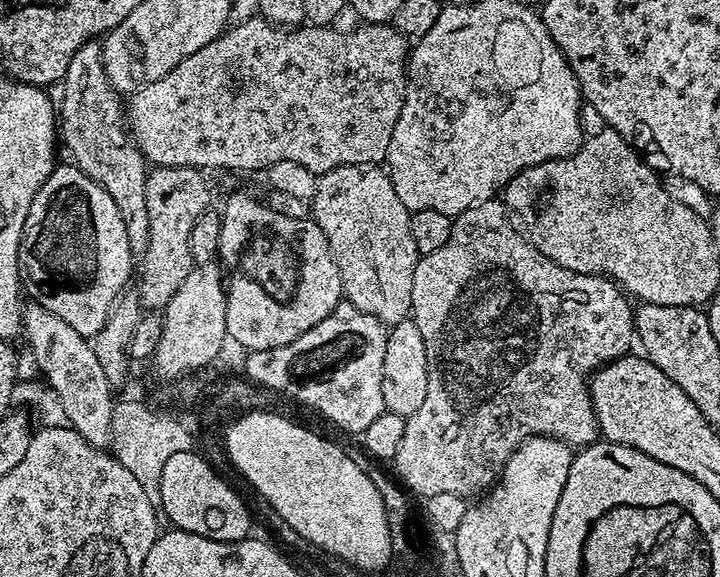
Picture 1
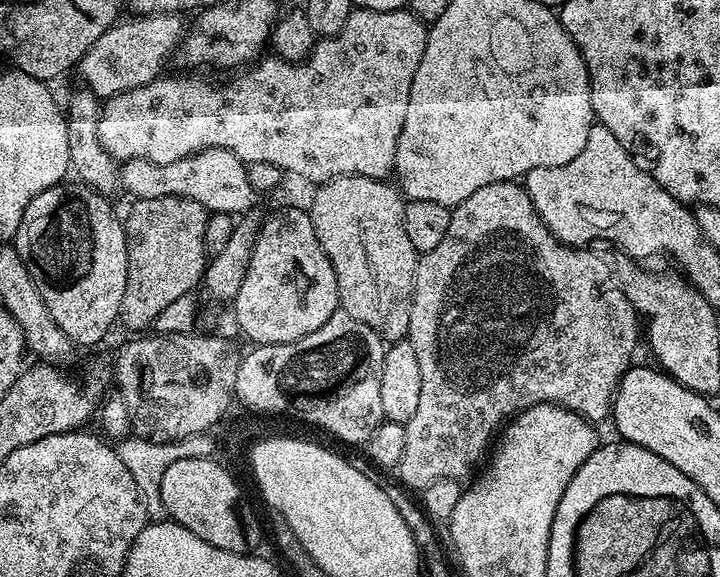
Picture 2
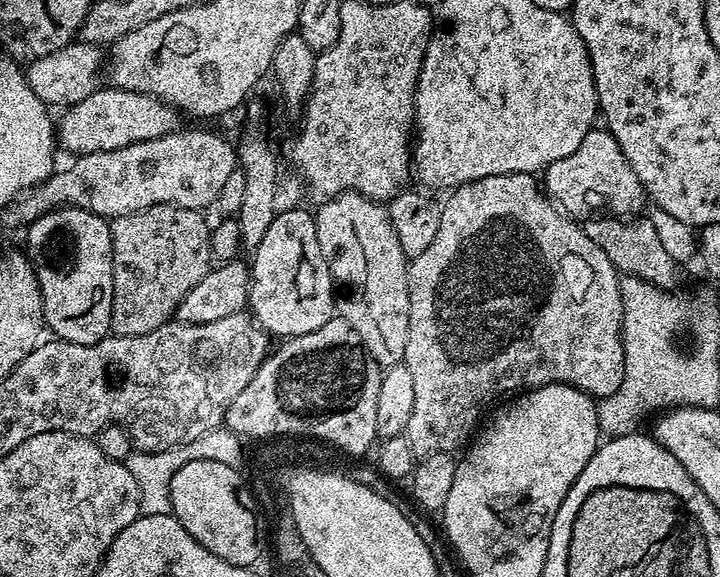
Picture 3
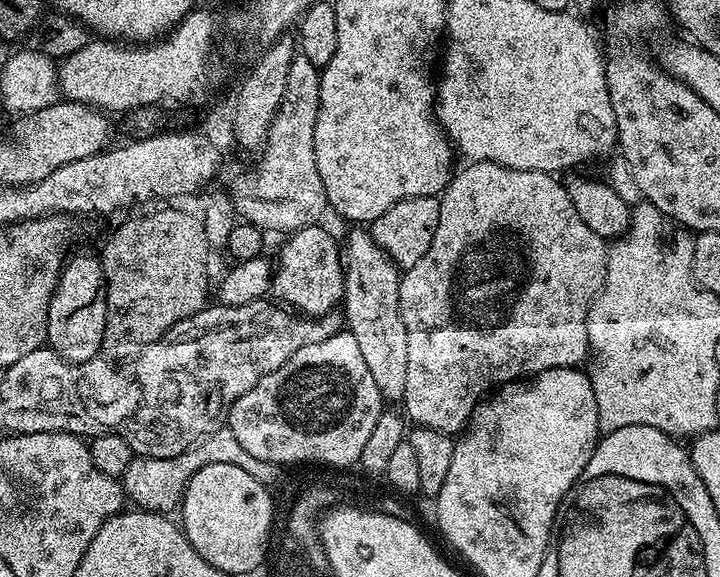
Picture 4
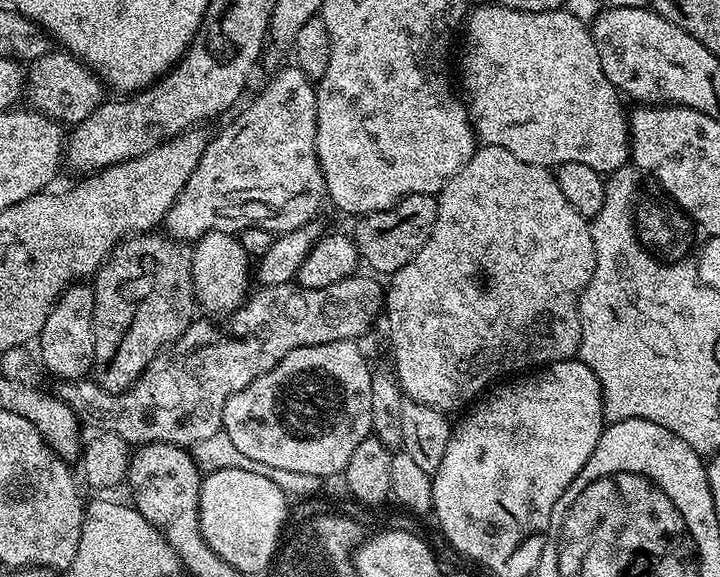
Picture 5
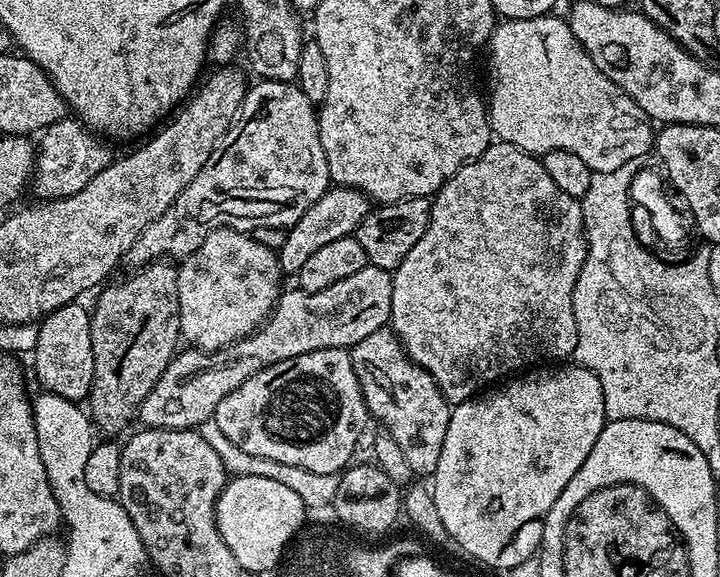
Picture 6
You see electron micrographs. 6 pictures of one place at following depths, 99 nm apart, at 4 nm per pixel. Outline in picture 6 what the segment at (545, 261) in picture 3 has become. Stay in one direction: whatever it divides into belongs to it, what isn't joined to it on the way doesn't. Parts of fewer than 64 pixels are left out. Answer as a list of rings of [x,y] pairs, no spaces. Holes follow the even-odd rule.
[[[493,142],[477,160],[463,164],[436,191],[436,195],[431,197],[431,202],[430,222],[426,226],[426,234],[422,234],[422,238],[418,238],[417,244],[410,249],[410,254],[406,254],[406,258],[402,258],[400,265],[392,272],[394,298],[390,302],[392,311],[390,328],[396,333],[400,343],[404,345],[408,357],[432,375],[444,397],[453,405],[461,404],[464,400],[471,400],[473,396],[477,395],[478,390],[509,374],[519,373],[529,366],[536,366],[544,361],[567,361],[575,353],[578,342],[578,330],[572,309],[574,282],[578,282],[578,274],[582,270],[588,253],[588,241],[584,239],[584,212],[580,209],[580,200],[566,194],[566,190],[562,190],[558,186],[558,182],[554,182],[554,178],[550,178],[550,174],[546,174],[543,159],[531,156],[529,152],[518,150],[518,146],[513,144]],[[548,248],[557,256],[557,260],[552,260],[549,264]]]

